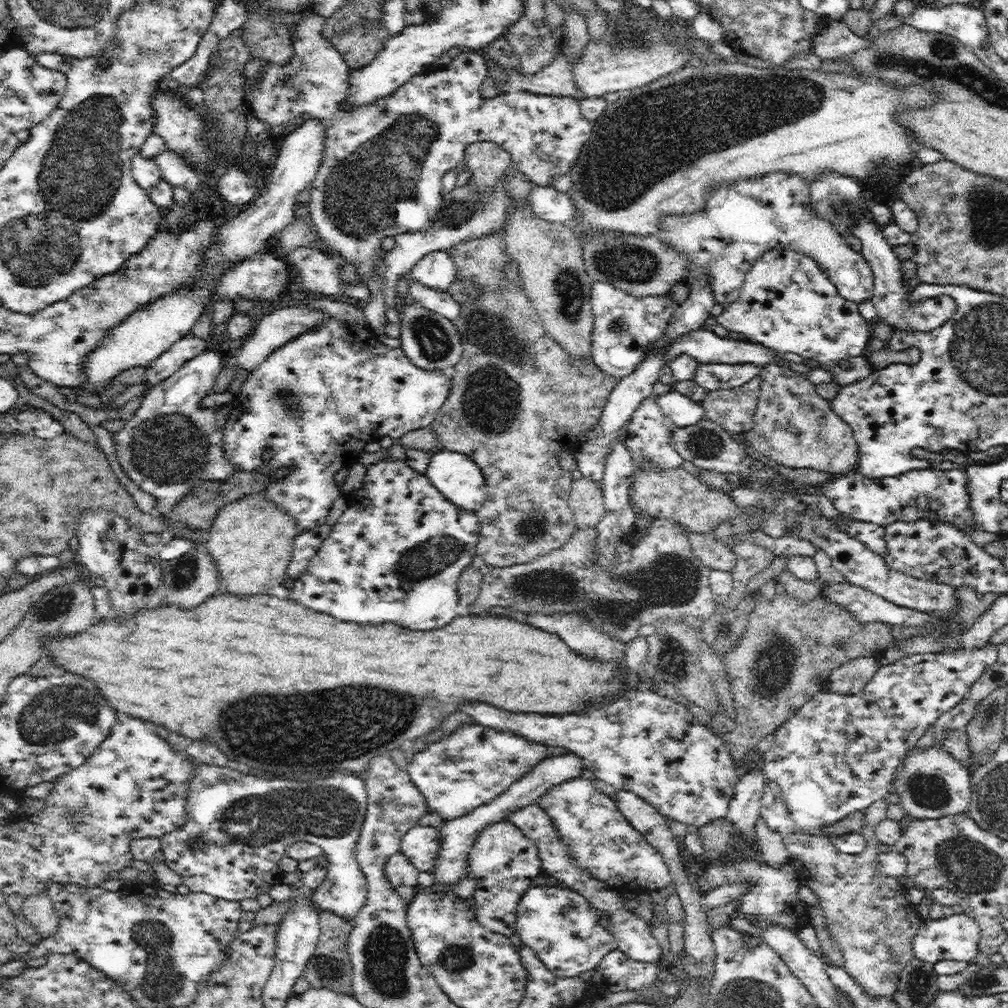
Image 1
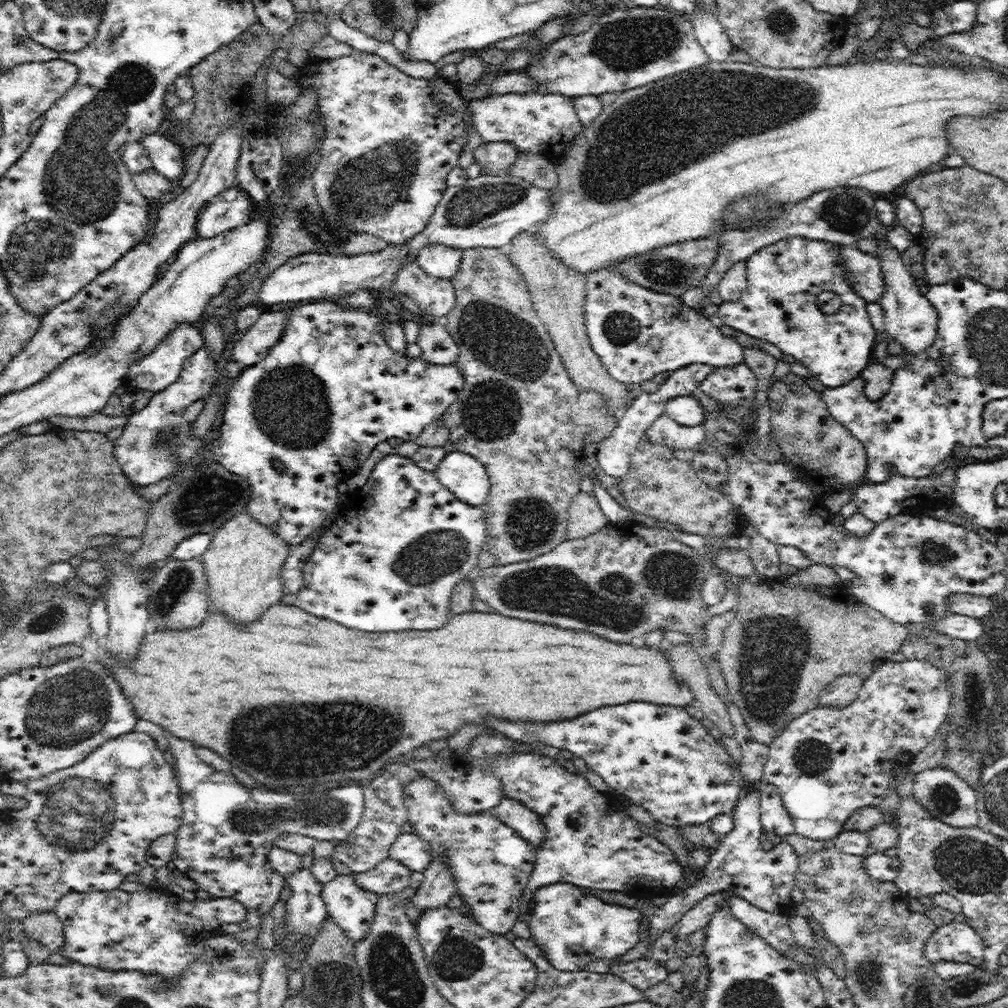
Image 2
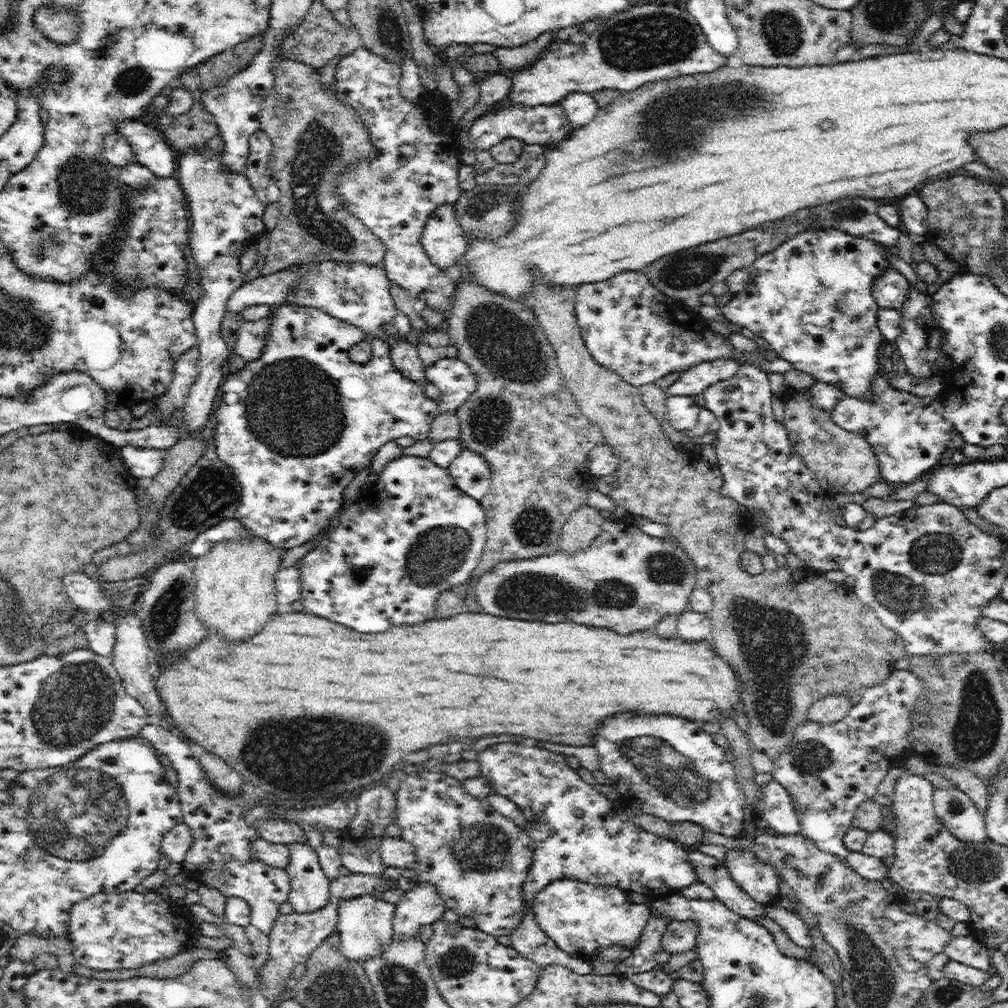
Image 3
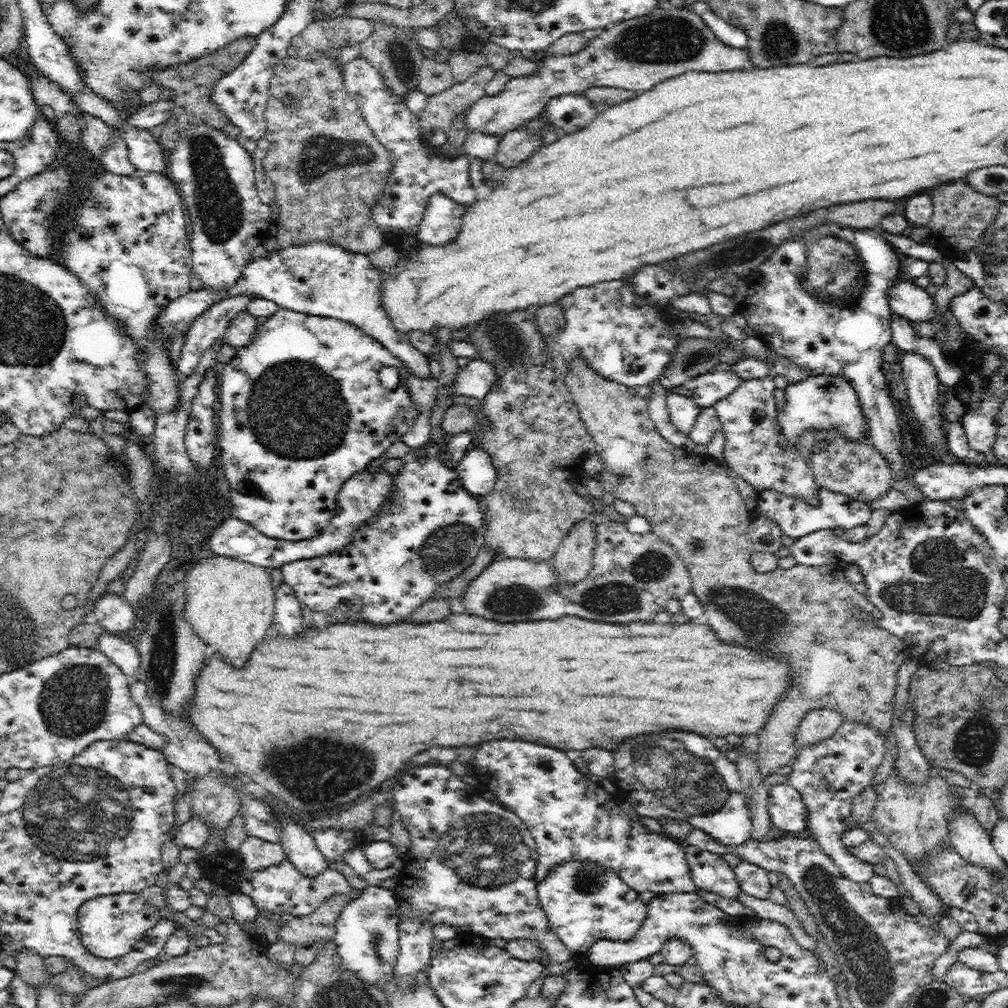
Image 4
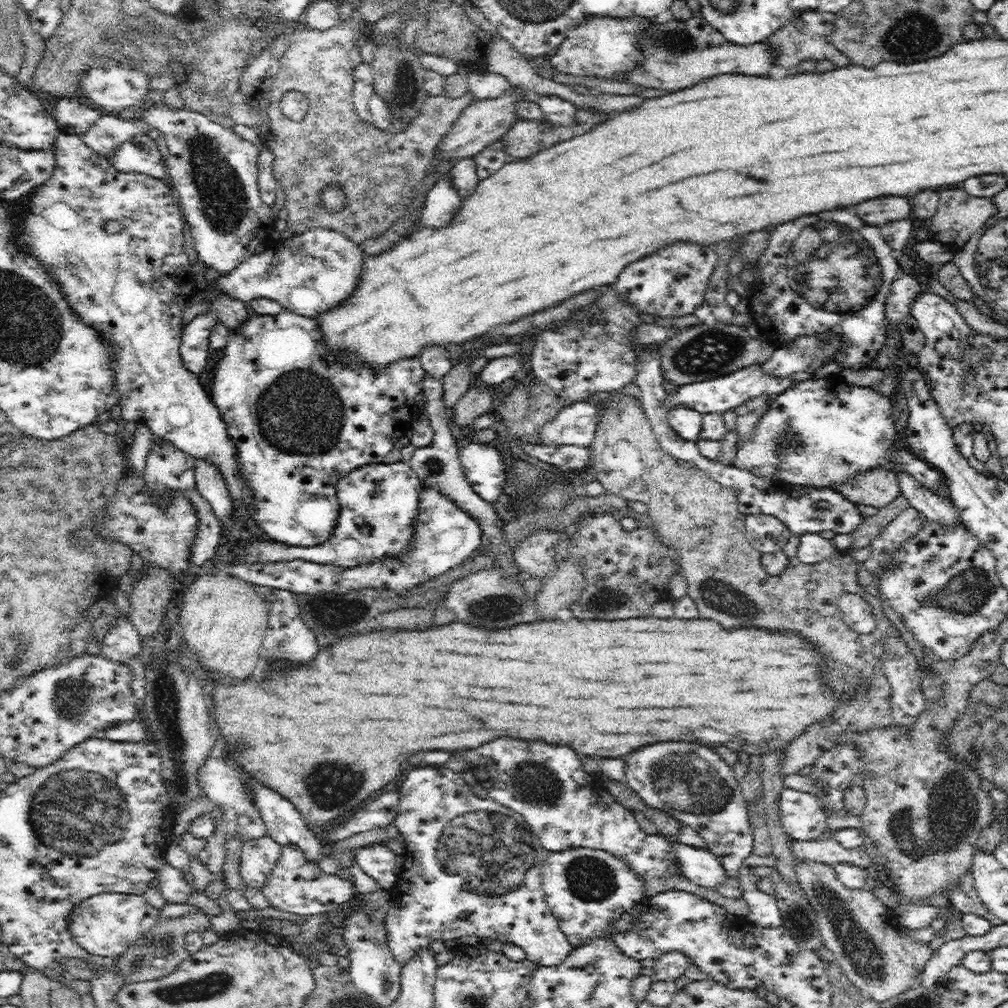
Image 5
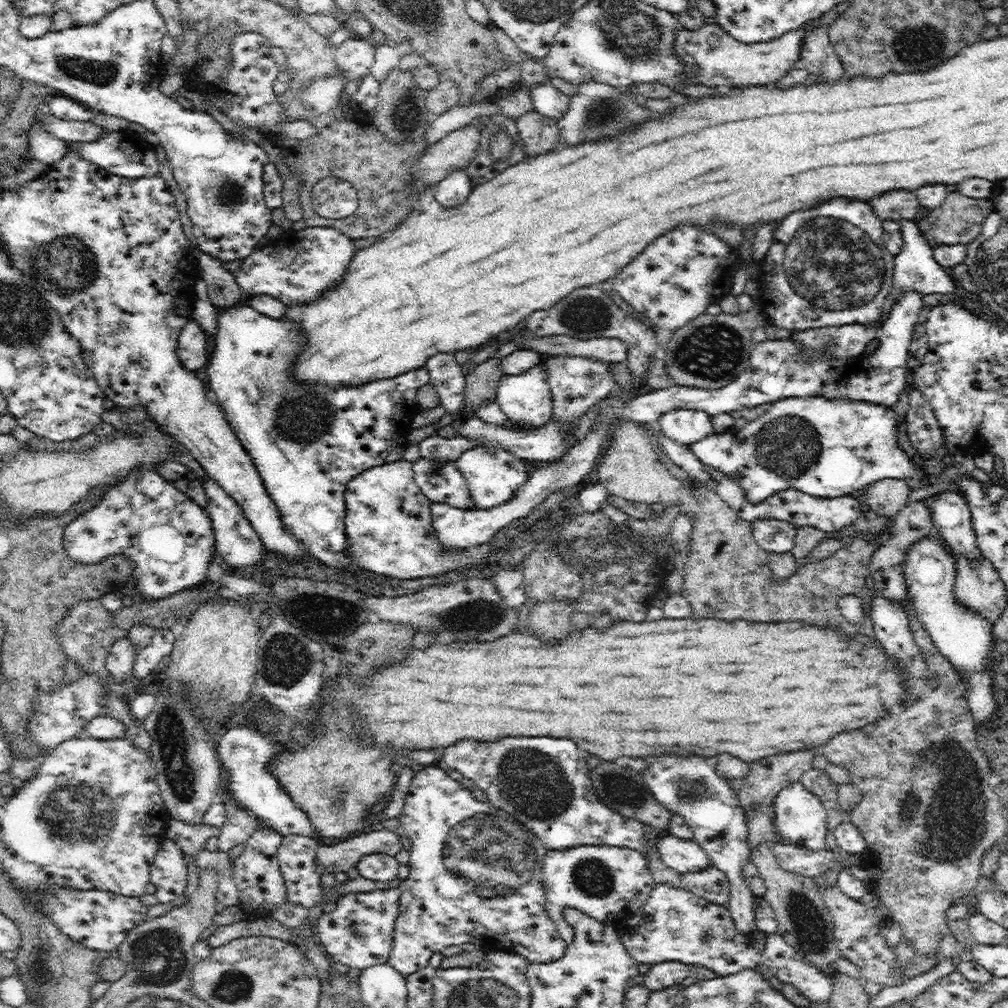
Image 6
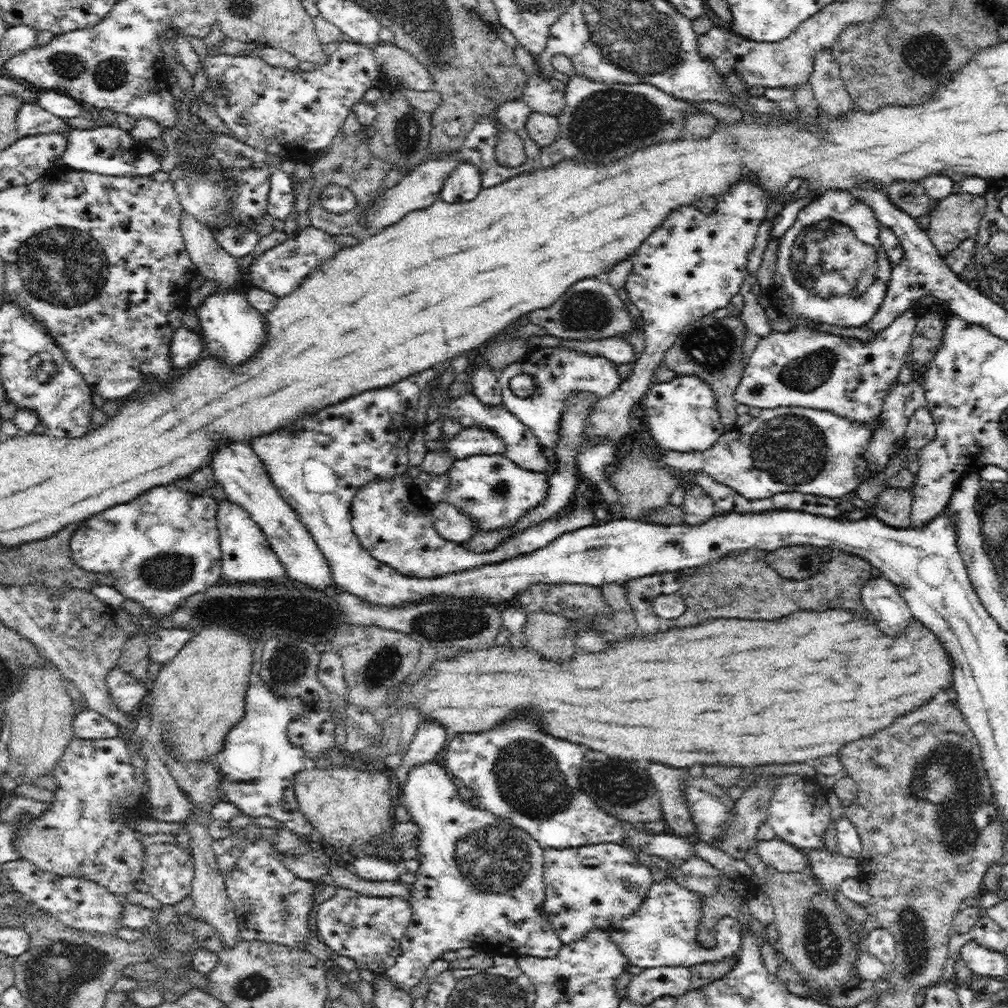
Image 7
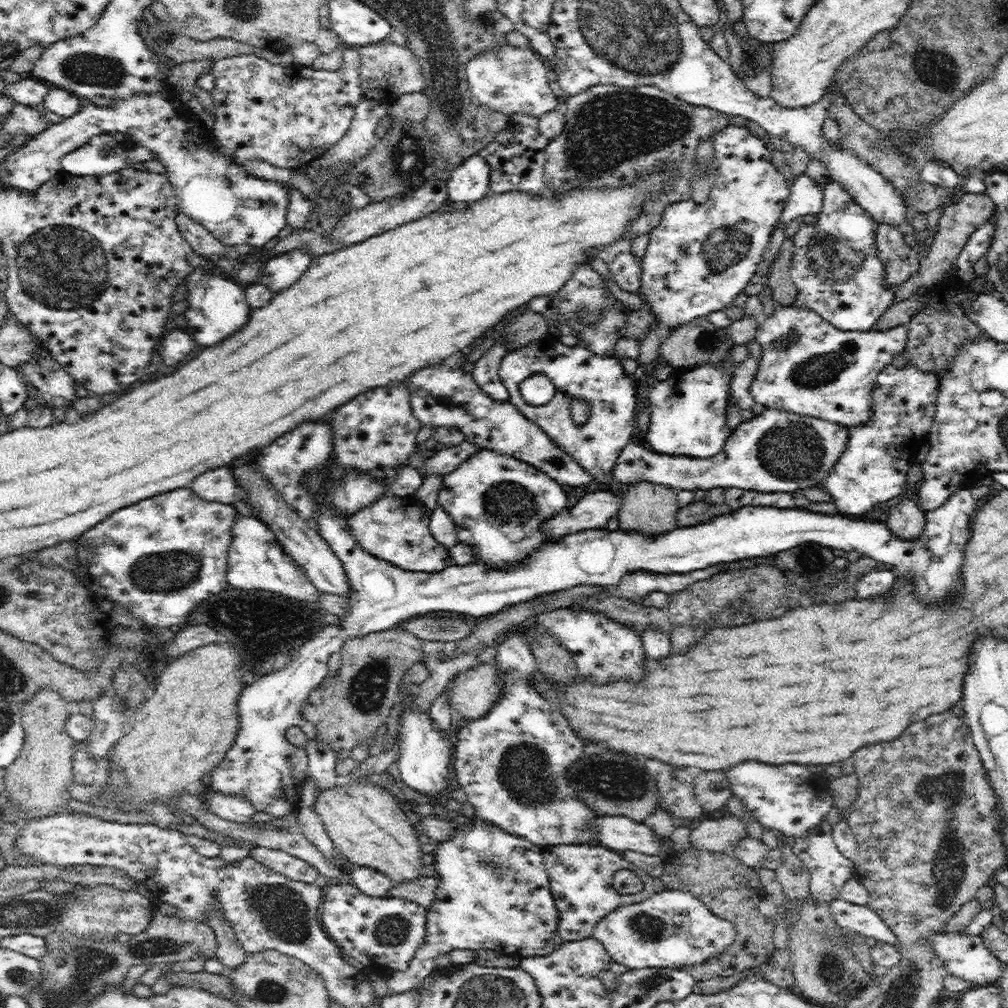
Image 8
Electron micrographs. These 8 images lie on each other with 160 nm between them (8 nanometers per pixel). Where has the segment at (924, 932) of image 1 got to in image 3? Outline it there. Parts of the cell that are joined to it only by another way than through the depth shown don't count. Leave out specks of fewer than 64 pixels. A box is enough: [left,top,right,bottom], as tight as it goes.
[943,936,991,971]

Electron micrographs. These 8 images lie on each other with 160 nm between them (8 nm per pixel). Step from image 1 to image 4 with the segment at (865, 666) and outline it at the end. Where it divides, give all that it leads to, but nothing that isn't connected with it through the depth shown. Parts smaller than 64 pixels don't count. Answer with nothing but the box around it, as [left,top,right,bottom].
[795,708,845,748]

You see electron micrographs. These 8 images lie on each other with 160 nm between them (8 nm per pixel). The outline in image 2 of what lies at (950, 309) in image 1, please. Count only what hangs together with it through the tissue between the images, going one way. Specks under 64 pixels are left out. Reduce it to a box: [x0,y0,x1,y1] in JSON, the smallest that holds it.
[876,241,939,357]

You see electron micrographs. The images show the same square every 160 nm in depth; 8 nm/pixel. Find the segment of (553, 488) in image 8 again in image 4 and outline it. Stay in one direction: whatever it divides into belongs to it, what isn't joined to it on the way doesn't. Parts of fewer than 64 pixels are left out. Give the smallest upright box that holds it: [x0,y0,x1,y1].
[453,447,497,498]

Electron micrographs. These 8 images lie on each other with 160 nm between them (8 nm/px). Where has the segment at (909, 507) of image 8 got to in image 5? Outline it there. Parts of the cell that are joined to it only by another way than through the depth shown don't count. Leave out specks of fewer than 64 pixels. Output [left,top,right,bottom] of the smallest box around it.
[834,466,901,509]

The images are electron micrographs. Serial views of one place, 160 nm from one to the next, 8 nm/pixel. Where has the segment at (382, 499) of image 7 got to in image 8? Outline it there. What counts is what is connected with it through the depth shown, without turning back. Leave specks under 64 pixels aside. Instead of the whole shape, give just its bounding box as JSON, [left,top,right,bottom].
[347,491,621,572]

